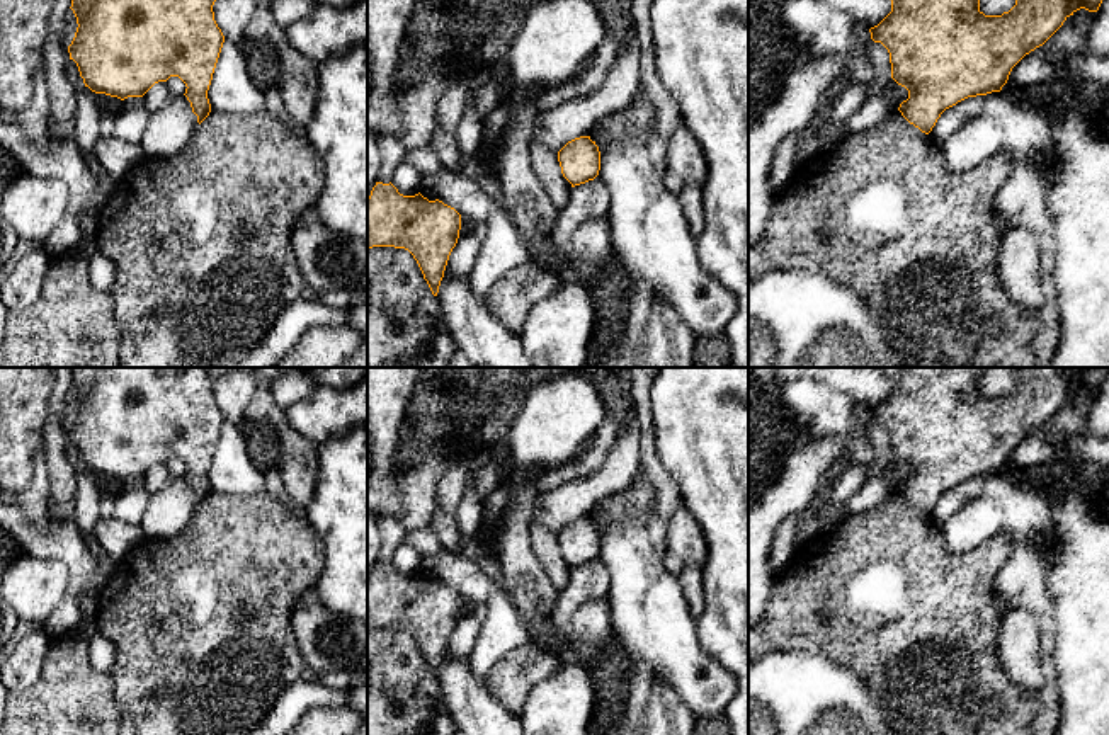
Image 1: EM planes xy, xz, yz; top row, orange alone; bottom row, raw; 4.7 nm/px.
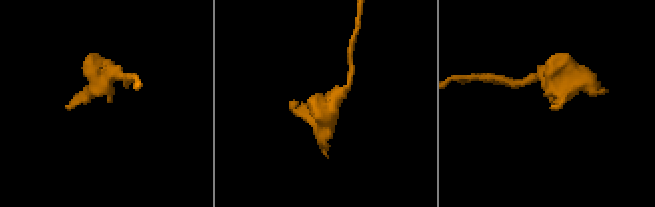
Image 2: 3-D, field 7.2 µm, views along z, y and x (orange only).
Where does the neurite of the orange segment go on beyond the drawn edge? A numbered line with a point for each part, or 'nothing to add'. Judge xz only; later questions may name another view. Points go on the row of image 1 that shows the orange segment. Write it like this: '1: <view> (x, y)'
nothing to add

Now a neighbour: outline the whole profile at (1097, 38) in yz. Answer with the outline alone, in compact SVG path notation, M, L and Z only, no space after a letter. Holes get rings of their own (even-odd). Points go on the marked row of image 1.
M1102 0L1090 31L1087 32L1085 53L1109 54L1109 0Z

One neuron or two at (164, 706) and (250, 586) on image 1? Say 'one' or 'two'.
one

